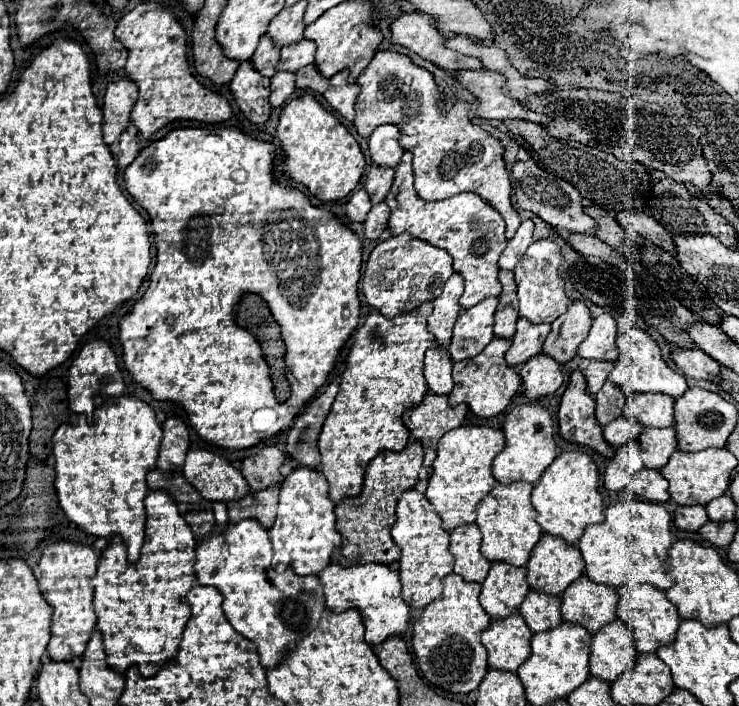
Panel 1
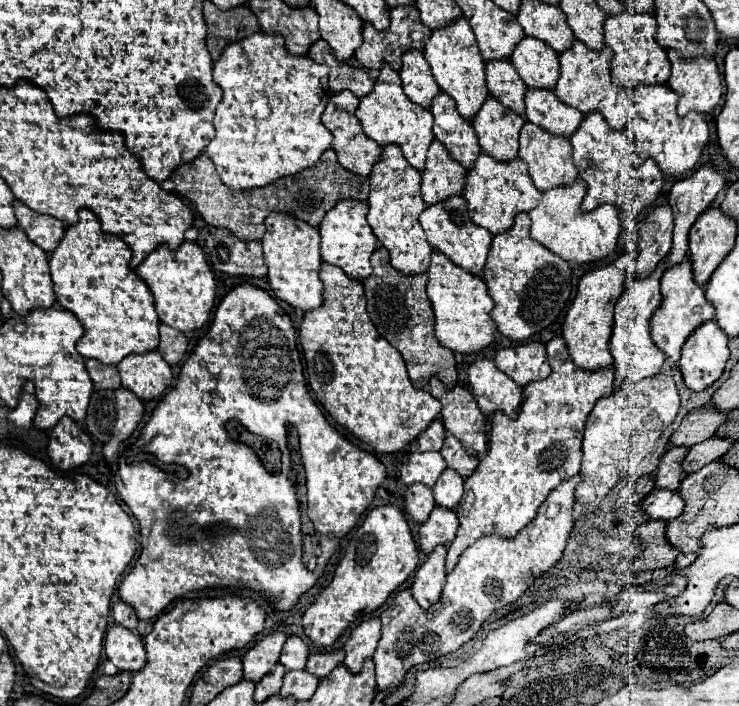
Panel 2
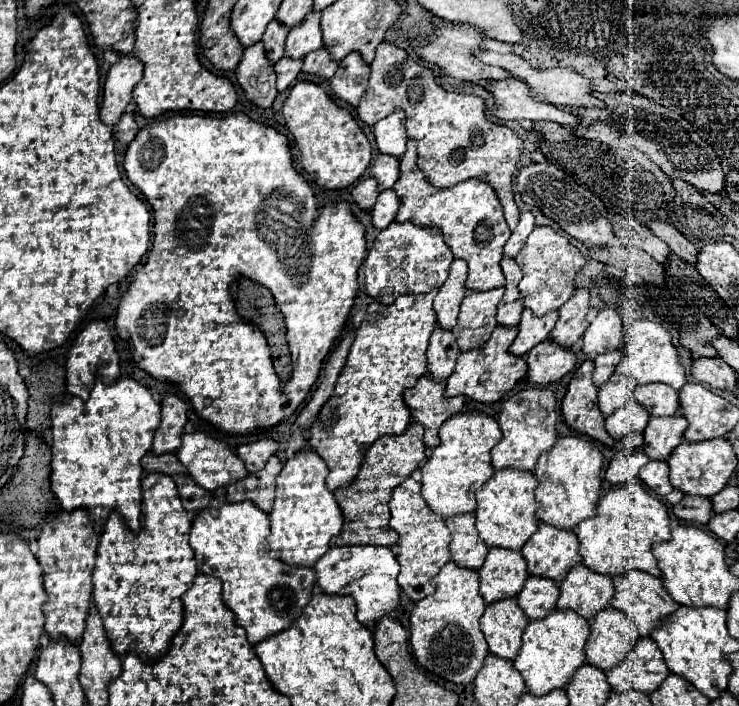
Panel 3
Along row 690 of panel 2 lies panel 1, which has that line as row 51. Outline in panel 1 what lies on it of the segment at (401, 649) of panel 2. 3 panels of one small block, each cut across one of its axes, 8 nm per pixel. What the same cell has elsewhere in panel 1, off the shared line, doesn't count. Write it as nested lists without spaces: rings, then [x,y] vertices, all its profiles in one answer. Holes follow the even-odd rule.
[[[390,50],[376,52],[372,62],[358,76],[356,84],[360,86],[354,118],[358,136],[368,138],[374,128],[382,124],[398,126],[400,146],[412,154],[414,188],[422,200],[436,202],[460,192],[474,192],[502,214],[506,222],[506,240],[516,234],[522,220],[510,202],[512,188],[502,160],[504,148],[496,138],[468,120],[470,104],[454,102],[454,106],[442,114],[440,106],[446,96],[436,88],[432,74],[414,66],[408,56]]]

